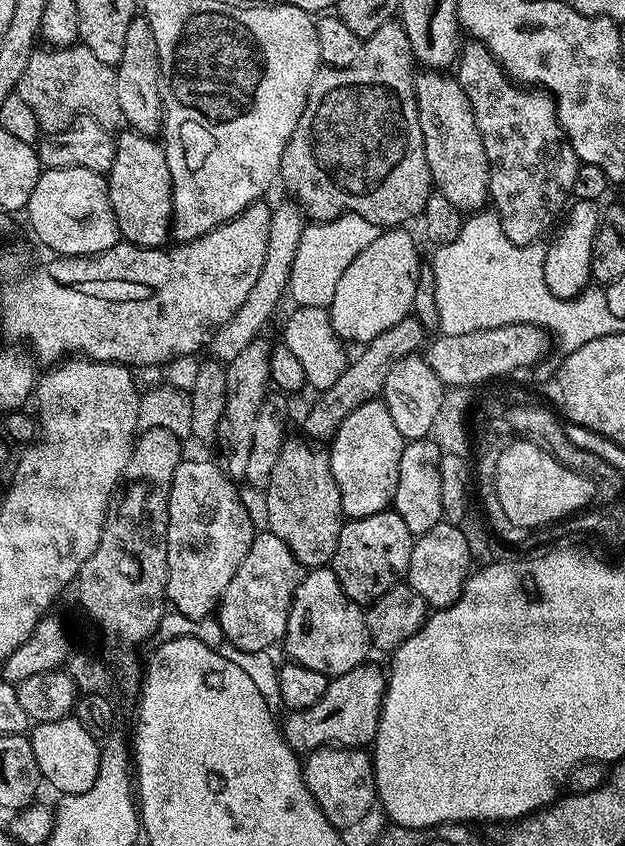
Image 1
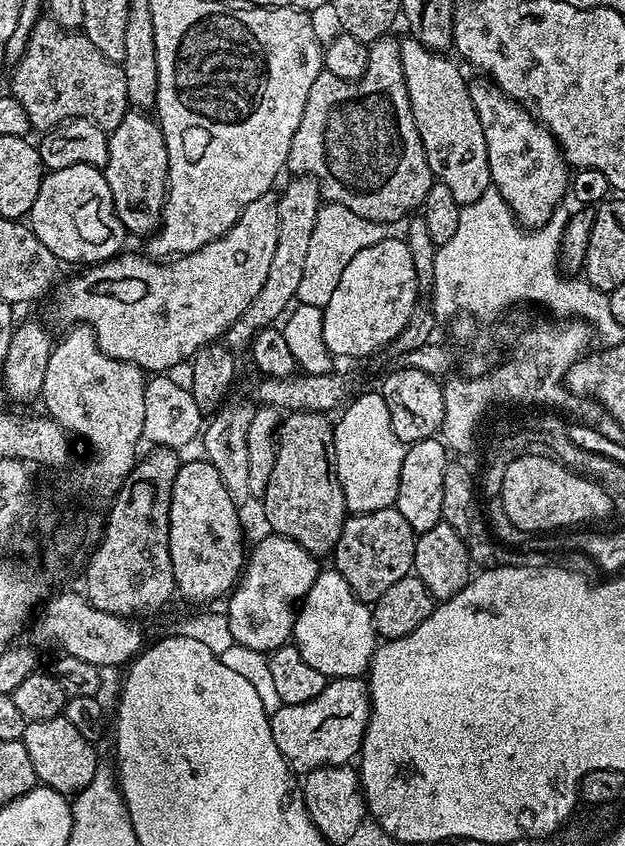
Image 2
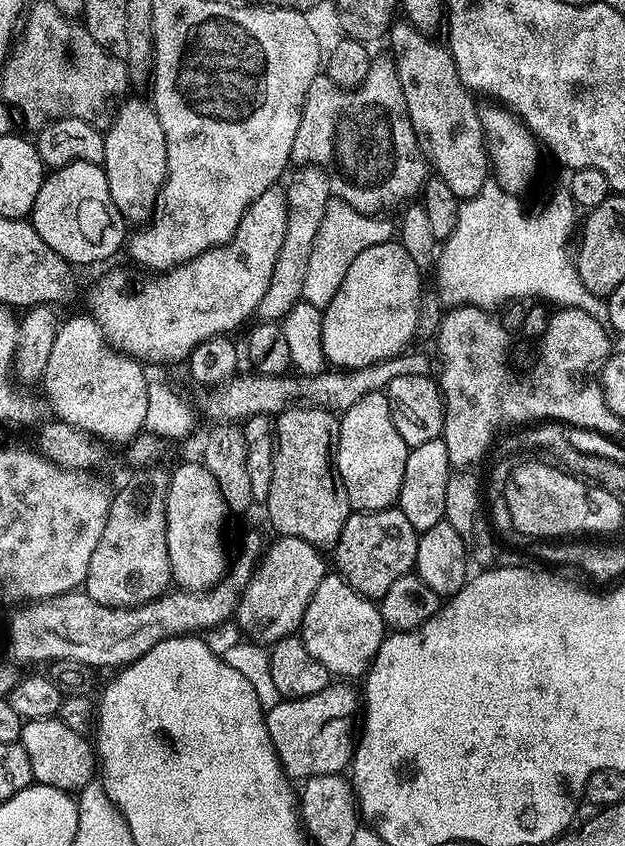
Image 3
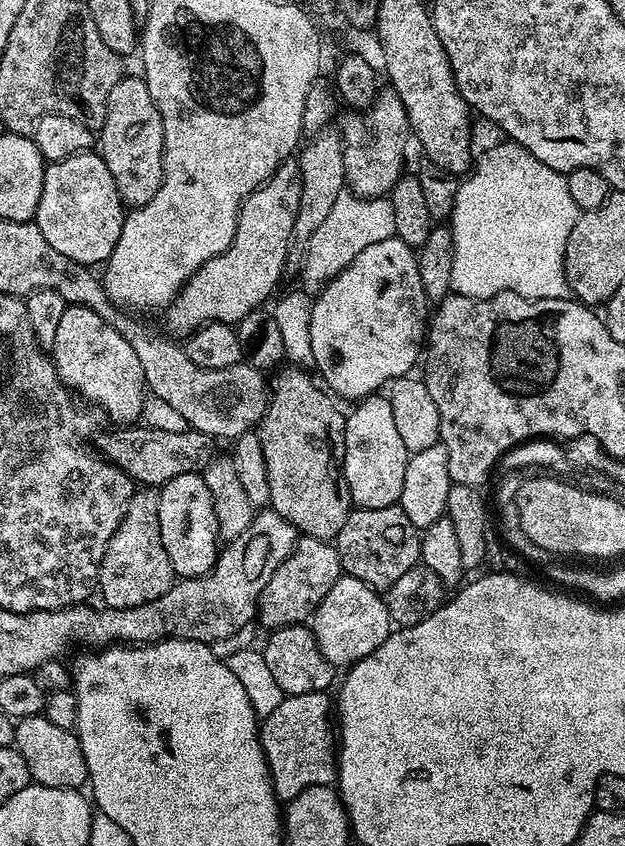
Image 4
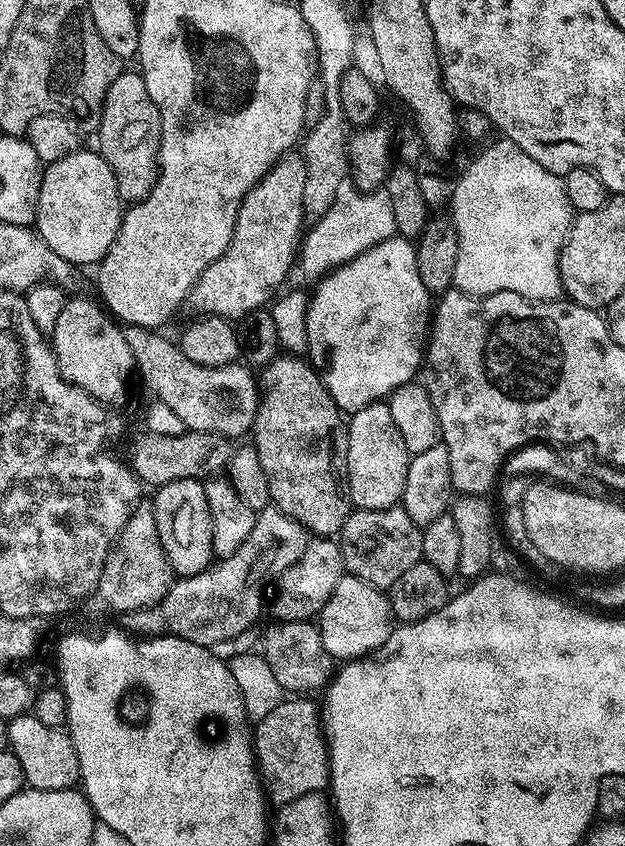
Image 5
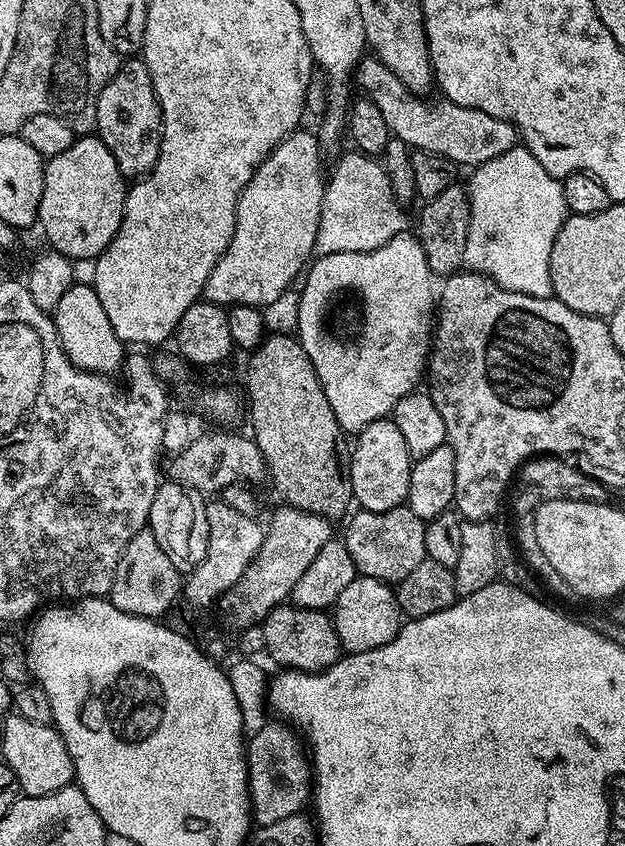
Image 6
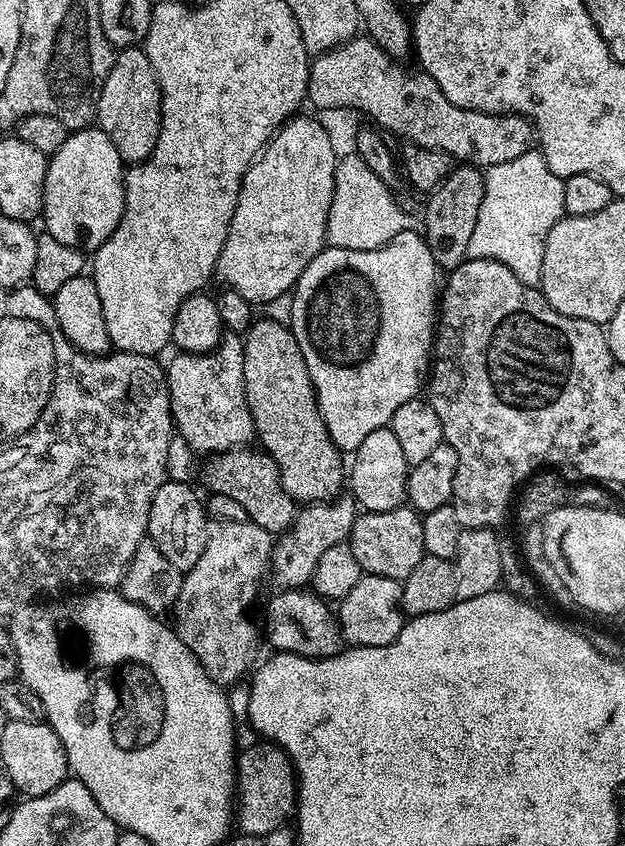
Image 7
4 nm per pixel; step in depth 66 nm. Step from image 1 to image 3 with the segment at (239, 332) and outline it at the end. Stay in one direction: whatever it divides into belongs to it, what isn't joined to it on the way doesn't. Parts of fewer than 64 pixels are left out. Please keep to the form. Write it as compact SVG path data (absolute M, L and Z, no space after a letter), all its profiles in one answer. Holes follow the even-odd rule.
M305 164L295 170L296 173L293 171L287 177L288 184L286 180L288 194L286 238L282 238L282 250L278 250L278 258L274 262L274 274L270 274L270 286L266 294L262 294L262 302L258 302L256 307L256 316L260 320L283 321L292 307L304 298L302 286L310 263L310 250L314 247L314 237L318 235L318 226L322 226L326 206L334 198L332 180L319 165Z

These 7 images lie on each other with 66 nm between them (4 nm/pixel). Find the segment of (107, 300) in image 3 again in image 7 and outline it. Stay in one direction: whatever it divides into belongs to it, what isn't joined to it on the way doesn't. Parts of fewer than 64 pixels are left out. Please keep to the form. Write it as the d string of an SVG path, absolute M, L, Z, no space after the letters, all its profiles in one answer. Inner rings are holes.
M297 114L285 120L246 170L238 202L234 206L234 218L216 263L215 275L218 280L220 276L221 285L242 294L242 298L249 300L253 306L263 306L270 302L270 298L291 292L302 270L306 270L312 259L326 247L326 222L330 214L330 202L334 198L337 158L330 146L329 135L317 117L304 115Z

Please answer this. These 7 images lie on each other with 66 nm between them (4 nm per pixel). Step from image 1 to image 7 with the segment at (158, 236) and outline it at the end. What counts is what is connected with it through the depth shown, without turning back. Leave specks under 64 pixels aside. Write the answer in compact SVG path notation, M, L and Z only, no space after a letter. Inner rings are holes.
M143 47L122 48L113 55L110 74L106 74L106 82L102 82L102 90L96 103L95 123L106 134L106 138L114 142L114 150L118 150L125 165L143 164L154 150L160 133L160 83Z

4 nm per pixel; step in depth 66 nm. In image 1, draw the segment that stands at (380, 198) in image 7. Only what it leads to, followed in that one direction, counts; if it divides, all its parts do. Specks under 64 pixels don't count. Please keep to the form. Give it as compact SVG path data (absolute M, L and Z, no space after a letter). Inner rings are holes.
M344 212L333 220L312 222L305 227L302 242L298 242L298 254L294 254L294 266L290 274L287 295L292 296L292 304L298 308L314 306L315 308L331 309L334 302L338 282L346 266L380 236L382 229L374 222L366 222L356 212Z

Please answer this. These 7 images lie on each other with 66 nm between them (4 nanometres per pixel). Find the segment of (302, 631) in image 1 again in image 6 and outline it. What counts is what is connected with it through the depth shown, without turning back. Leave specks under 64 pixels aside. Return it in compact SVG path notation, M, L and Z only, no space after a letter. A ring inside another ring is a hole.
M357 575L342 594L338 594L336 603L330 612L332 625L340 639L341 649L345 653L365 652L378 646L386 646L400 632L402 613L393 585L383 584L378 578Z

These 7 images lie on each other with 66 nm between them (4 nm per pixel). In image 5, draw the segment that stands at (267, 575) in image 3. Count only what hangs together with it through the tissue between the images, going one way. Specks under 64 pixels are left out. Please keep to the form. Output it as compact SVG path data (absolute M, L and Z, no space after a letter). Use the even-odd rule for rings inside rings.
M309 539L302 558L280 575L279 581L274 588L274 592L276 591L276 601L273 604L271 601L270 612L273 612L273 617L282 620L312 620L319 617L322 606L326 606L326 602L330 602L330 594L334 594L334 586L338 586L338 582L345 574L346 569L344 567L344 559L342 558L342 550L335 539Z

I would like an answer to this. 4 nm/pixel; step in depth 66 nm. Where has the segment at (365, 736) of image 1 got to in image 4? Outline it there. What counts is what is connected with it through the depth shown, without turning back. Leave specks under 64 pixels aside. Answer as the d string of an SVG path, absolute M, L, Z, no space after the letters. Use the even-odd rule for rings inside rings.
M328 692L285 696L278 710L274 710L274 714L263 717L260 724L260 745L268 763L268 775L272 778L272 787L276 789L276 798L281 802L294 799L310 786L319 784L332 786L337 783L338 740L334 735L334 700L330 697Z

